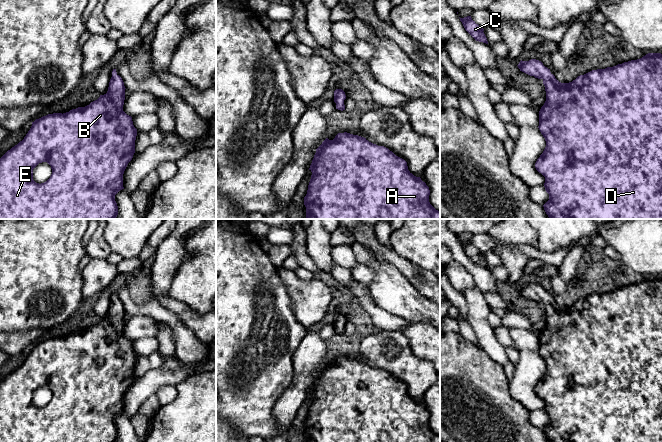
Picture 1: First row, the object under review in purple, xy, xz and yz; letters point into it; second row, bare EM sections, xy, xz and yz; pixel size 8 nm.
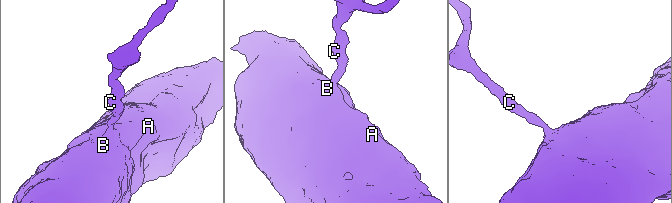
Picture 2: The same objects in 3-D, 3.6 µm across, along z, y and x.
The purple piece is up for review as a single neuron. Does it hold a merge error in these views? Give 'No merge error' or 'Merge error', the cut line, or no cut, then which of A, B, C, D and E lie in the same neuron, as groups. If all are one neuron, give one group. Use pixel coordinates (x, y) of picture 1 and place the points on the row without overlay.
No merge error. No split. Groups: A B C D E

